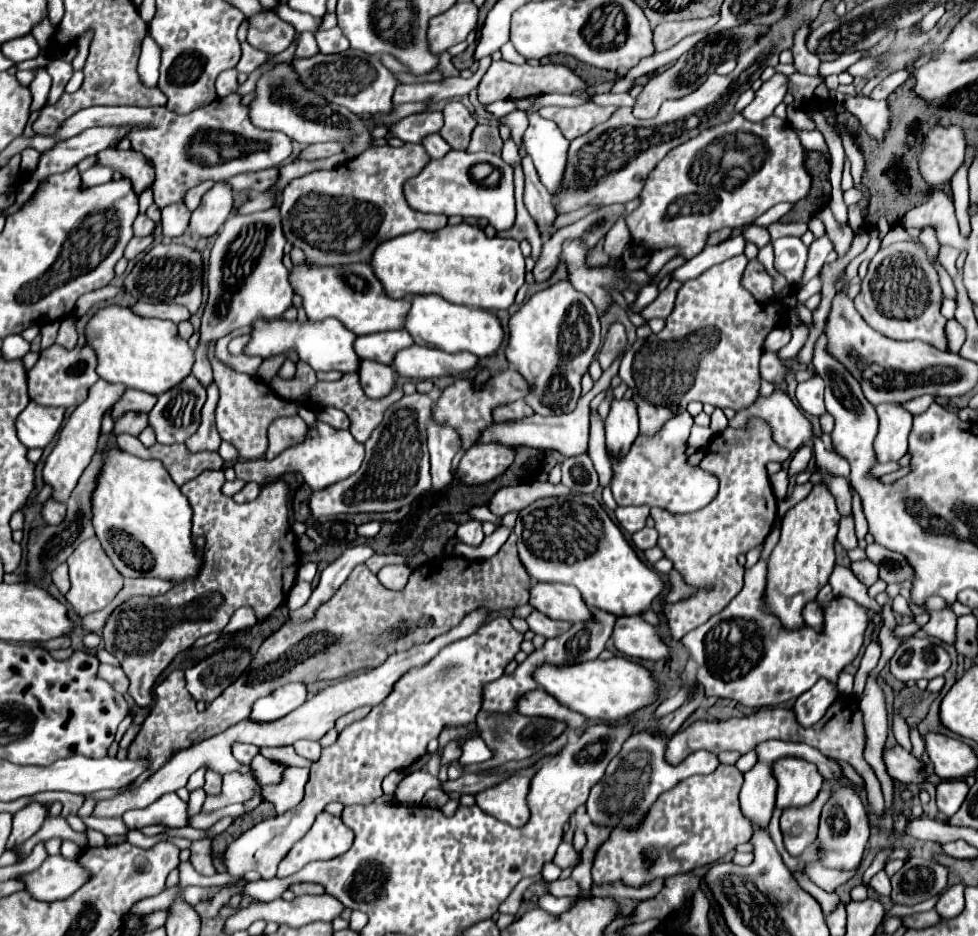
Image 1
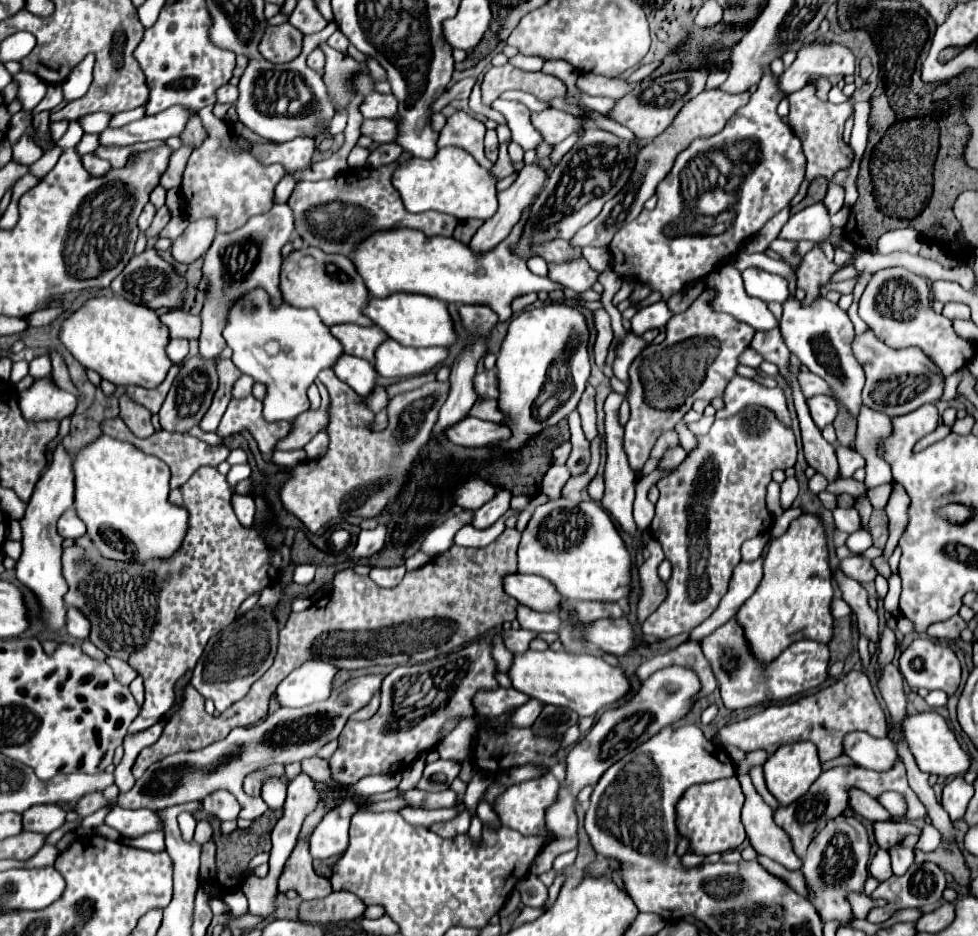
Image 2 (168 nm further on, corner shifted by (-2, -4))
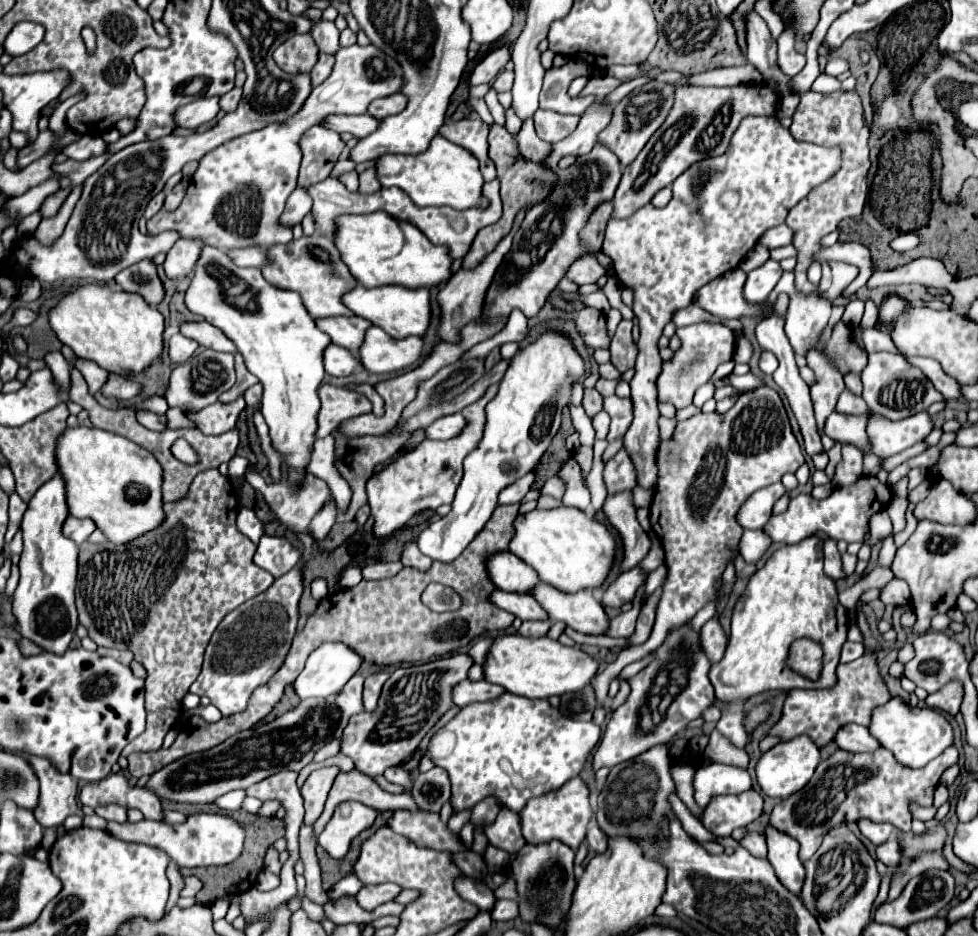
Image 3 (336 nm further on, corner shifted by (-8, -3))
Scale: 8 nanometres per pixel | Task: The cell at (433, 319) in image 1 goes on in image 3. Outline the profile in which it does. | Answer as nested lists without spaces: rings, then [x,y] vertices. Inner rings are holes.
[[[357,284],[345,298],[341,298],[345,306],[355,314],[371,324],[383,328],[393,338],[407,338],[407,336],[423,336],[429,326],[429,290],[405,290],[405,286],[377,286],[365,288]]]

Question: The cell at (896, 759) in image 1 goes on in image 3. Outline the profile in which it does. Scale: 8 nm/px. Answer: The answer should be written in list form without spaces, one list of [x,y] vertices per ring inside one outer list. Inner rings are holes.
[[[859,724],[841,726],[841,730],[837,730],[837,734],[835,734],[835,742],[839,748],[843,748],[847,752],[871,752],[871,750],[877,750],[881,746],[869,734],[869,730],[865,726],[859,726]]]

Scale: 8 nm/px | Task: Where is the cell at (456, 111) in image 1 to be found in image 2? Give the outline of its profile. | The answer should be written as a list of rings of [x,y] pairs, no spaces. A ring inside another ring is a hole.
[[[457,111],[447,119],[445,127],[441,129],[437,145],[439,147],[447,147],[447,145],[461,147],[467,153],[471,153],[477,161],[485,161],[483,135],[485,135],[485,125],[481,121],[473,119],[471,115],[463,111]]]

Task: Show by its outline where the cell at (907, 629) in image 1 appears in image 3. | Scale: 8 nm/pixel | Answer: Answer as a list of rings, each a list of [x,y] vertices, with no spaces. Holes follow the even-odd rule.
[[[893,696],[885,706],[879,706],[877,710],[873,710],[869,730],[873,738],[881,742],[883,748],[893,752],[897,762],[903,762],[903,766],[909,766],[909,768],[925,766],[927,762],[937,758],[947,746],[953,744],[953,730],[943,714],[931,708],[913,708],[897,696]]]

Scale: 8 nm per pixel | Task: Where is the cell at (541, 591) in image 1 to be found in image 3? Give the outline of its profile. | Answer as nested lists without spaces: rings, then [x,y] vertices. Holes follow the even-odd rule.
[[[501,550],[497,554],[491,554],[485,560],[487,574],[491,582],[507,592],[523,592],[529,594],[529,590],[539,582],[537,572],[531,570],[521,558],[511,554],[509,550]]]

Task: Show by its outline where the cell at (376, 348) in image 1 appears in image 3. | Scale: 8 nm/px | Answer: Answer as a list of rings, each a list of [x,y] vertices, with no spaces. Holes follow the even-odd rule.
[[[357,316],[317,318],[315,324],[319,330],[323,330],[331,338],[333,344],[347,348],[353,354],[359,350],[357,346],[361,346],[365,338],[365,330],[371,326],[365,318],[357,318]]]

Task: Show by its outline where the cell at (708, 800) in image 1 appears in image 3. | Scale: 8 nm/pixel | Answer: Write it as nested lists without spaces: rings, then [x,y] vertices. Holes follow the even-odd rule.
[[[757,790],[735,796],[715,796],[703,810],[701,824],[717,836],[729,836],[735,828],[749,826],[763,812],[763,798]]]

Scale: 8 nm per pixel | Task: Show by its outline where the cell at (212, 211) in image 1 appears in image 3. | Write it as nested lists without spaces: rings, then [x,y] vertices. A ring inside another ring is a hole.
[[[187,238],[177,240],[163,262],[165,274],[171,280],[181,280],[181,278],[189,276],[195,268],[197,256],[201,254],[201,248],[203,248],[201,240],[187,240]]]

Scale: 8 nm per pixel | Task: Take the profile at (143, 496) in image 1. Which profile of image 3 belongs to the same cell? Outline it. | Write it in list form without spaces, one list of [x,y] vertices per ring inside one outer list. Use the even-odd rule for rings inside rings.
[[[75,426],[63,430],[57,438],[55,460],[65,482],[69,514],[91,518],[109,542],[127,544],[163,522],[163,470],[155,456],[135,442],[107,430]]]

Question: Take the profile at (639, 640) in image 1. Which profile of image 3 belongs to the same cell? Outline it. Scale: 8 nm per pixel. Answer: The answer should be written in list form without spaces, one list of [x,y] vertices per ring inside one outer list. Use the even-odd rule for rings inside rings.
[[[539,582],[531,596],[541,604],[541,608],[549,614],[549,618],[561,620],[567,626],[583,632],[583,634],[603,634],[609,618],[601,604],[595,600],[591,590],[579,590],[577,594],[565,594],[555,586]]]

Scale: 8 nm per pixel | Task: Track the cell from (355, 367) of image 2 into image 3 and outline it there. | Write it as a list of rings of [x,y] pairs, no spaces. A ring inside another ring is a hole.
[[[329,344],[323,350],[323,366],[329,376],[349,376],[355,368],[359,368],[359,360],[343,346]]]

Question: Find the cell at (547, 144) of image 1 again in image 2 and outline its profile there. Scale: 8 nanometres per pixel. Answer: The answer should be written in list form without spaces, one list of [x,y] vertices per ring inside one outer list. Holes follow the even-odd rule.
[[[497,101],[491,105],[493,109],[501,111],[507,119],[507,125],[513,133],[513,141],[519,143],[525,151],[535,149],[543,143],[543,137],[539,135],[539,131],[535,131],[533,123],[531,123],[531,111],[517,101]]]

